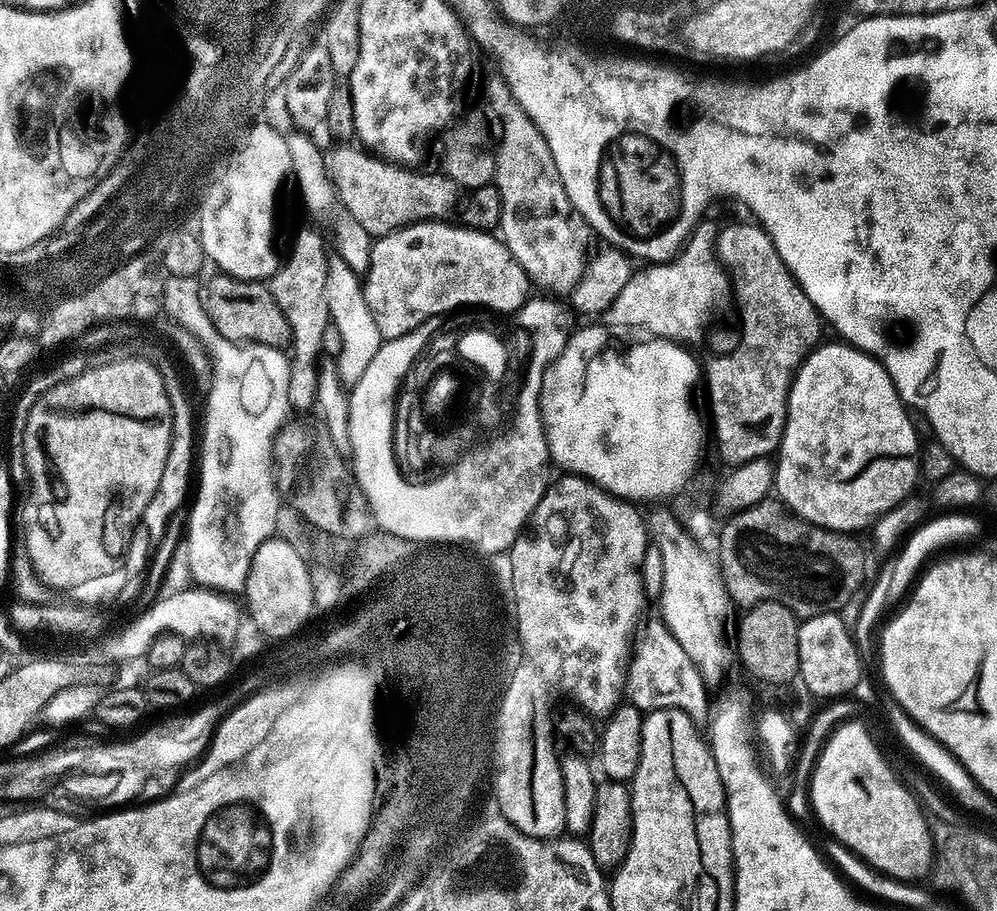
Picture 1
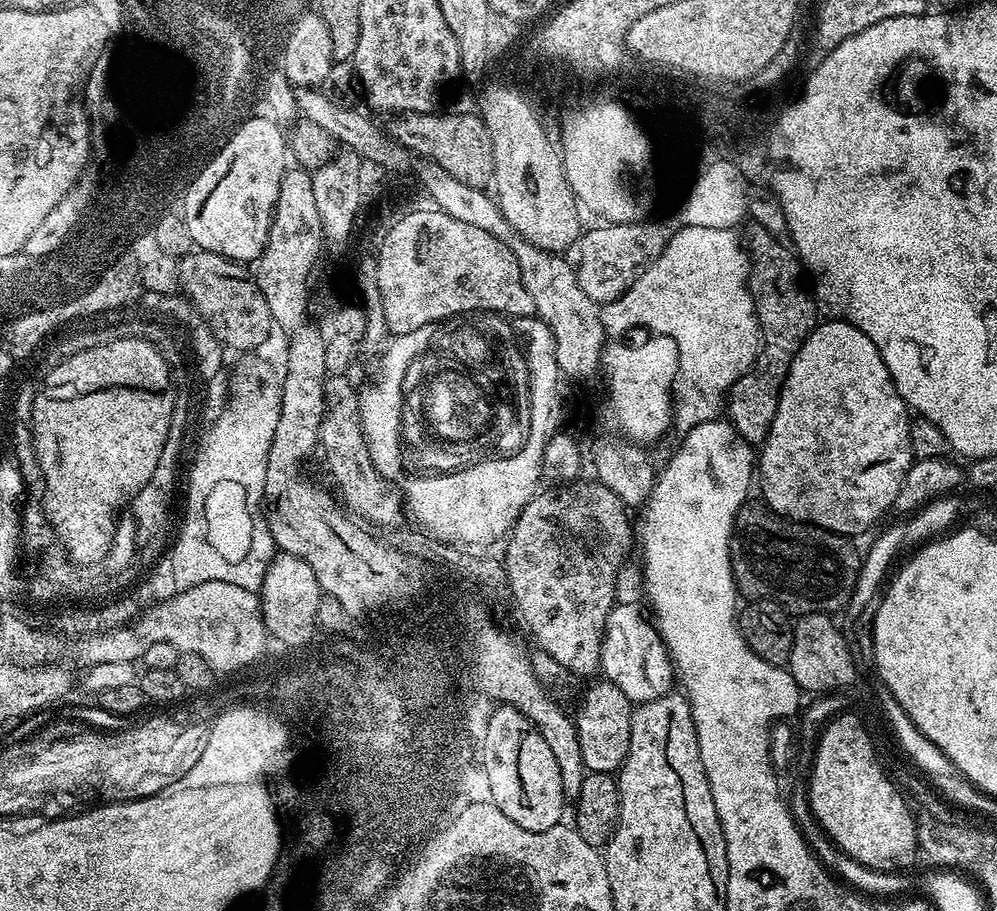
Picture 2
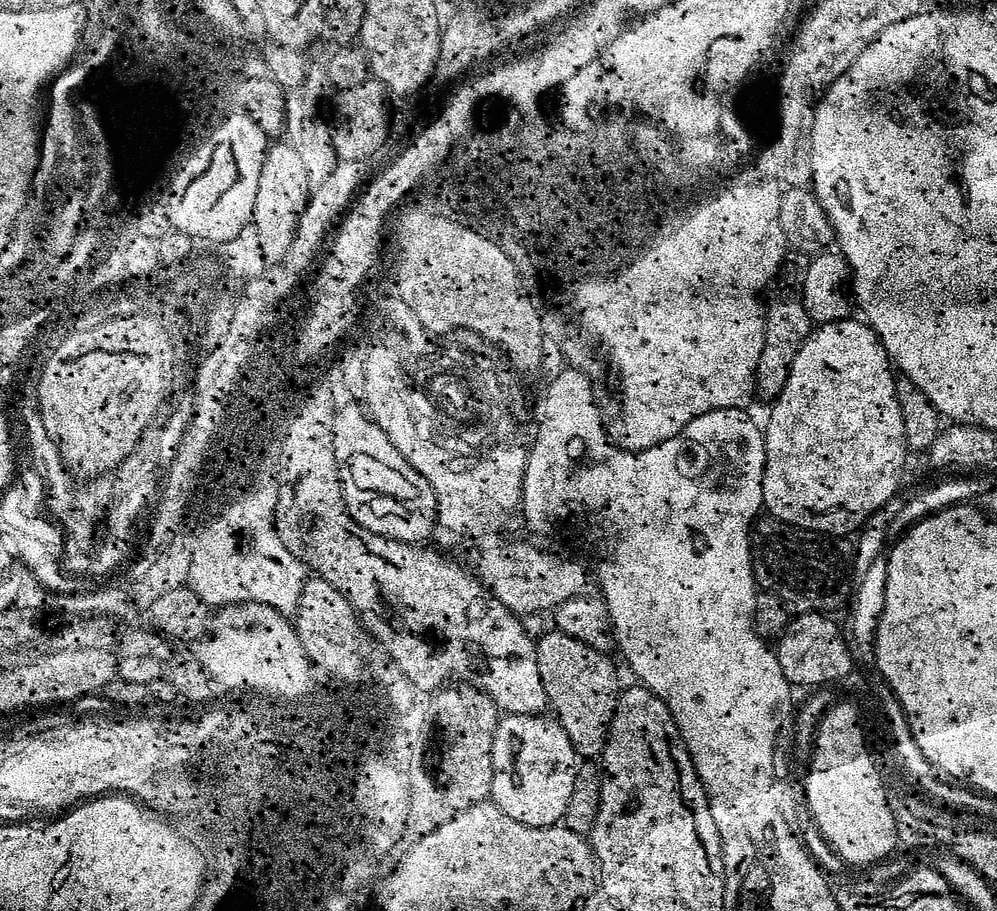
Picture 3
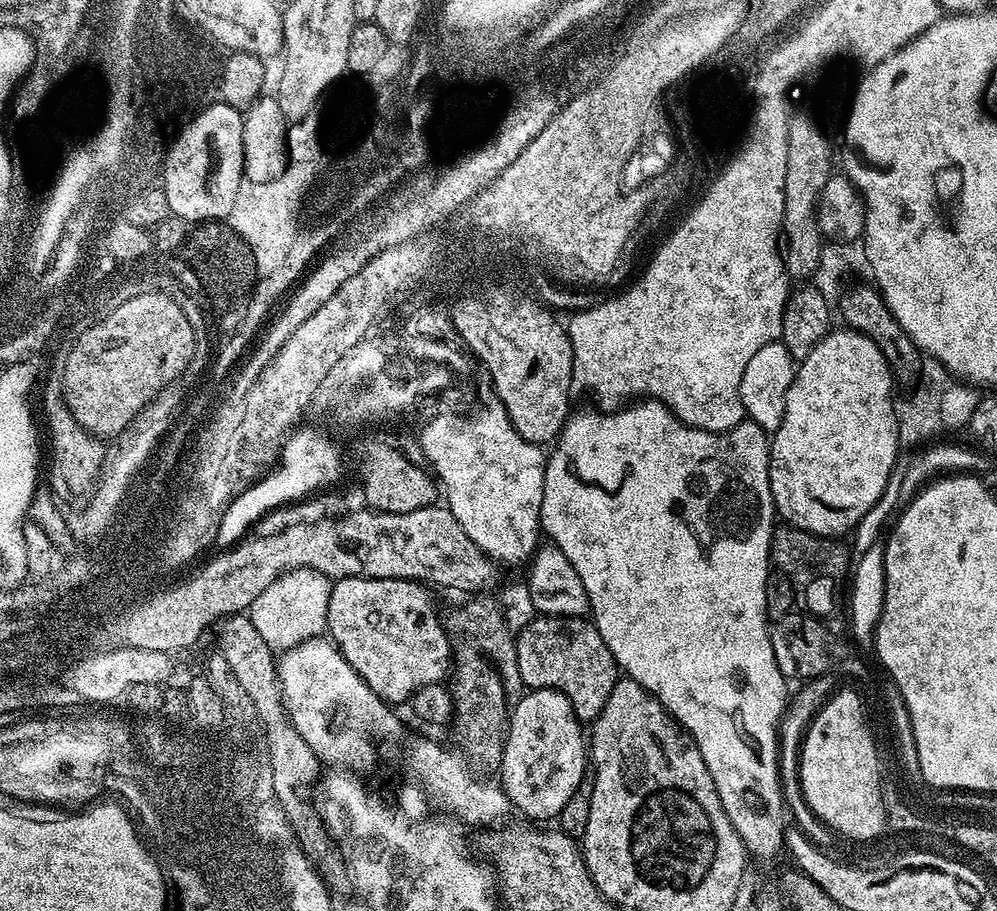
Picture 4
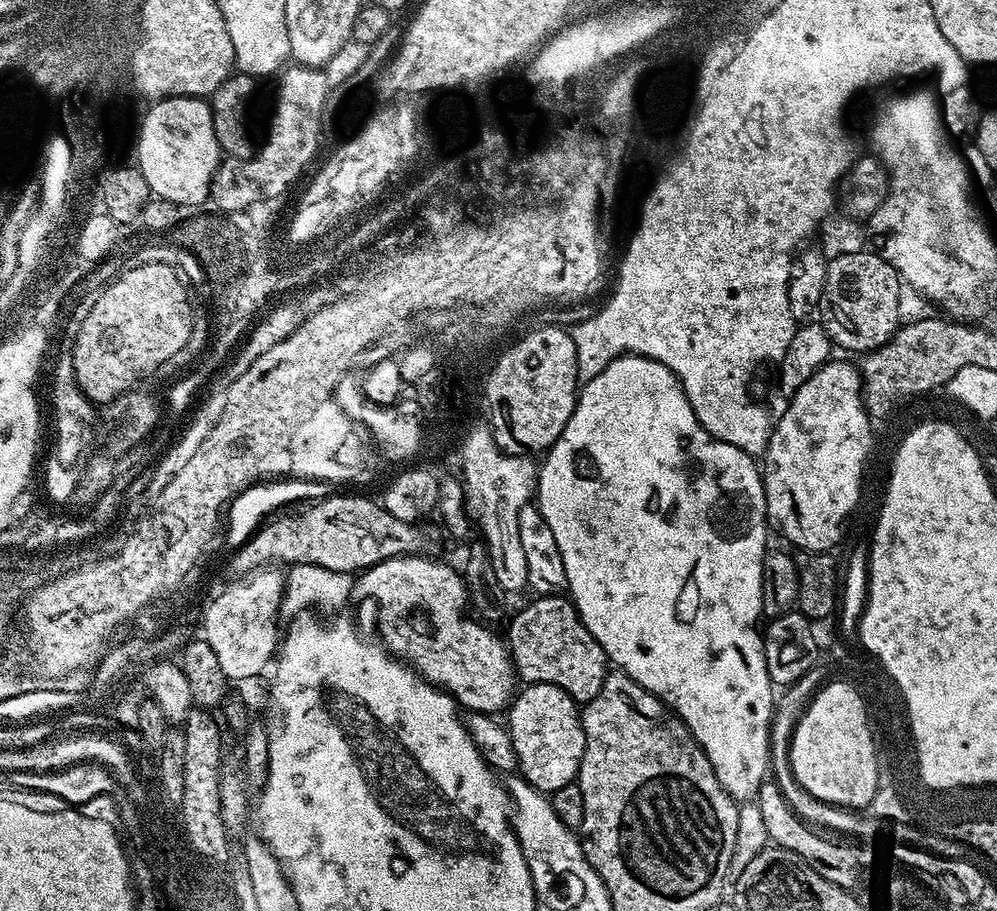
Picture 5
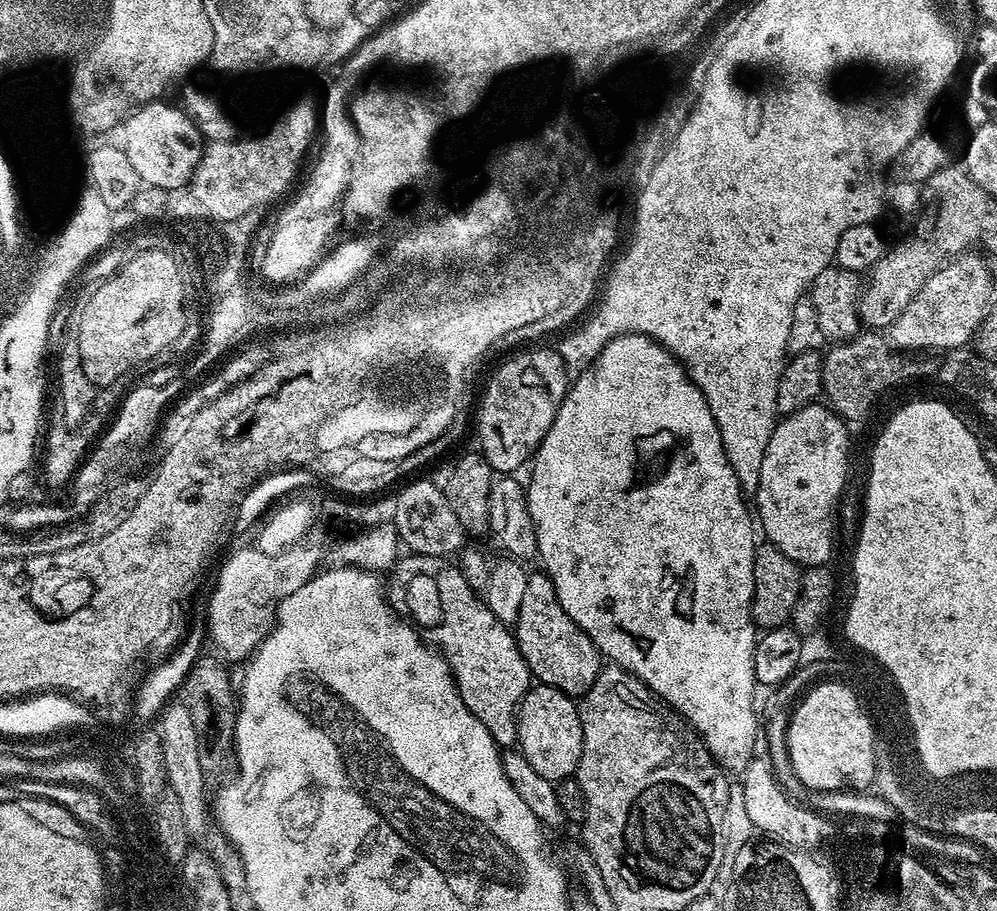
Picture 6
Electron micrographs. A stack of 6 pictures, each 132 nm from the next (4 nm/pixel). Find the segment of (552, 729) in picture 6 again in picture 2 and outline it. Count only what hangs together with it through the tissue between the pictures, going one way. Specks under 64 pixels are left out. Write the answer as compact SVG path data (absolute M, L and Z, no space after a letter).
M516 708L494 716L488 732L486 772L490 774L490 787L494 802L518 826L535 832L545 832L557 827L564 816L564 791L562 774L546 738Z

